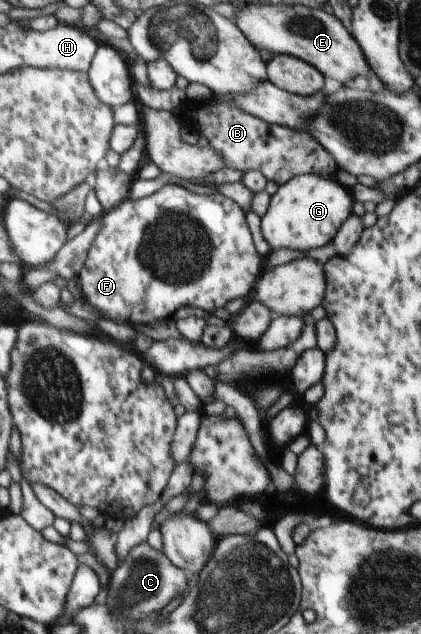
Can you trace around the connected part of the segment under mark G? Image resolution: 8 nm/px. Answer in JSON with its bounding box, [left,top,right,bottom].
[260,173,355,253]

